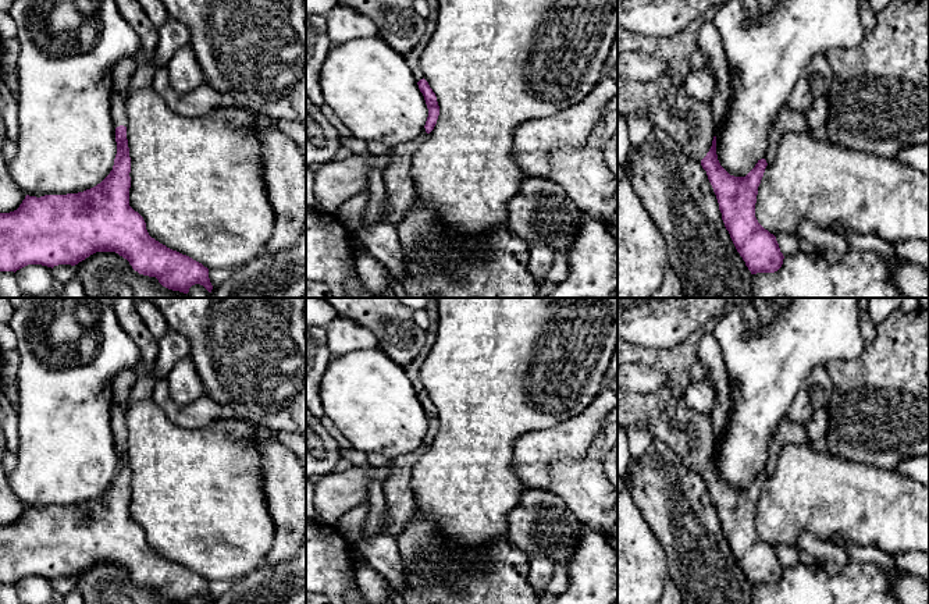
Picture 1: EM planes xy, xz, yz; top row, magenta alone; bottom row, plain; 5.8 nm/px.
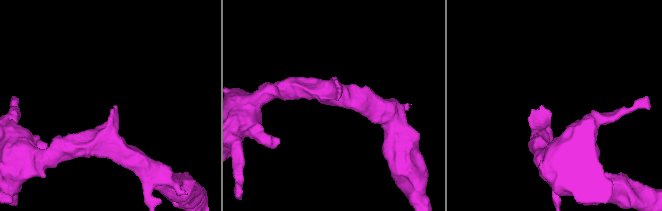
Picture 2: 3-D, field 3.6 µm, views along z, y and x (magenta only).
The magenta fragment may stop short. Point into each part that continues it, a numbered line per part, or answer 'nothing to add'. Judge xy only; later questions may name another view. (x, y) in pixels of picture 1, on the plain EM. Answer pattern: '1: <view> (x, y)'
1: xy (117, 416)

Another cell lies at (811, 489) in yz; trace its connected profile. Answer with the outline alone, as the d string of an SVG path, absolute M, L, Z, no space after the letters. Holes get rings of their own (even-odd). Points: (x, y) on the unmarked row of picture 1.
M812 443L789 444L777 456L775 472L766 477L758 498L755 529L770 546L798 546L798 534L808 530L821 541L853 541L872 546L889 555L921 551L929 554L929 486L893 469L844 459Z

